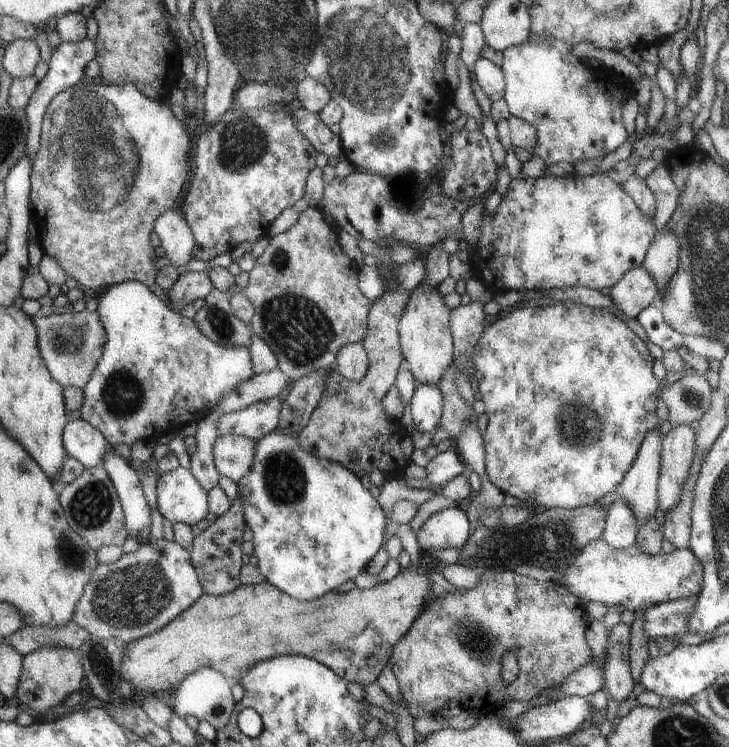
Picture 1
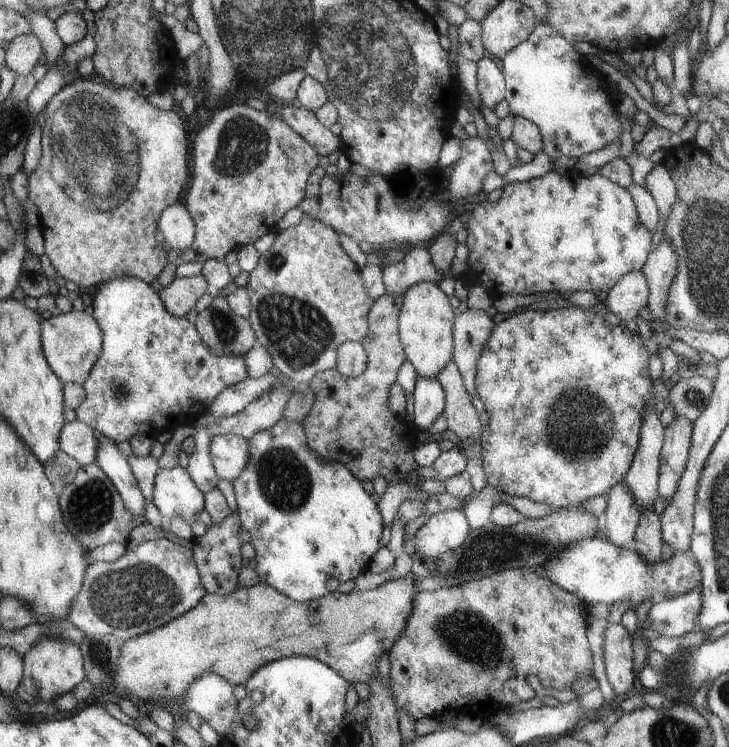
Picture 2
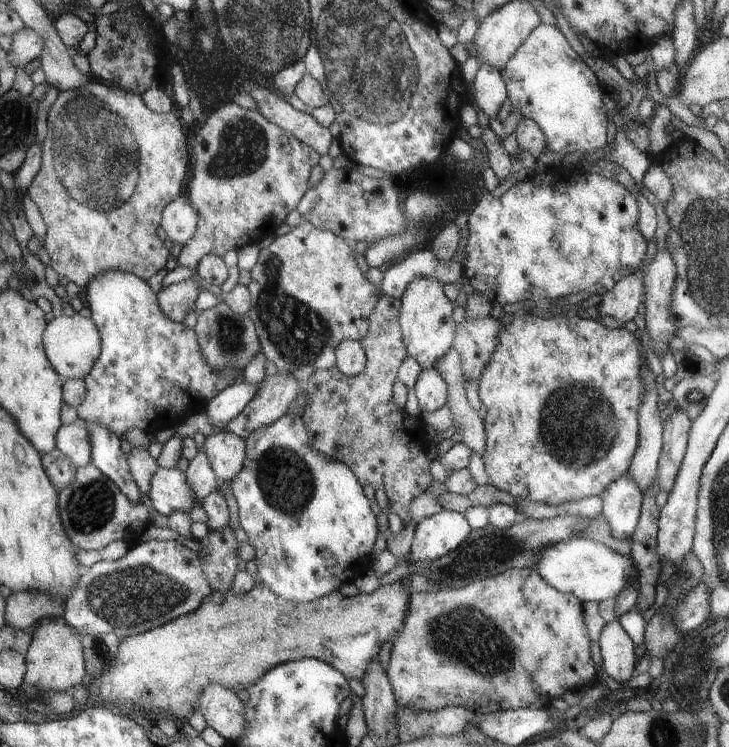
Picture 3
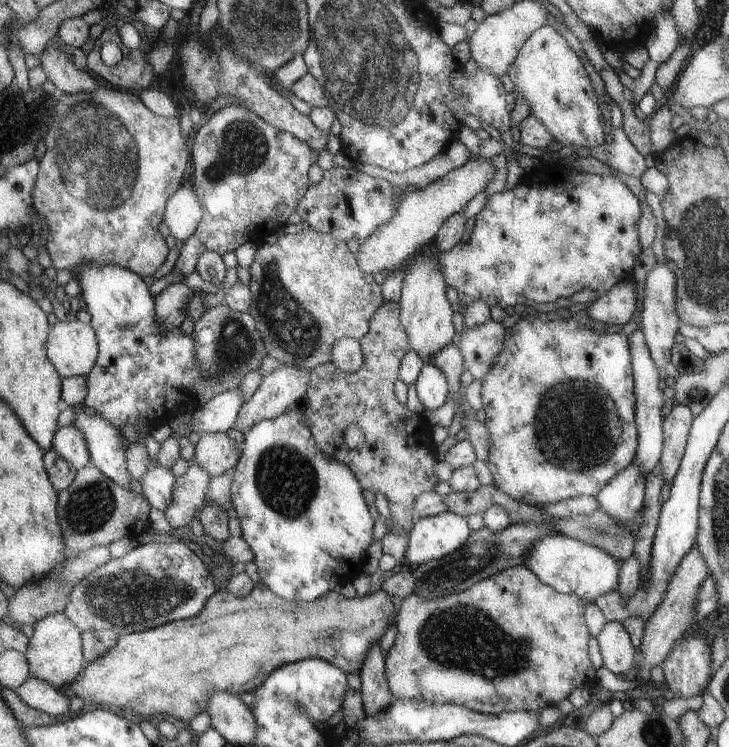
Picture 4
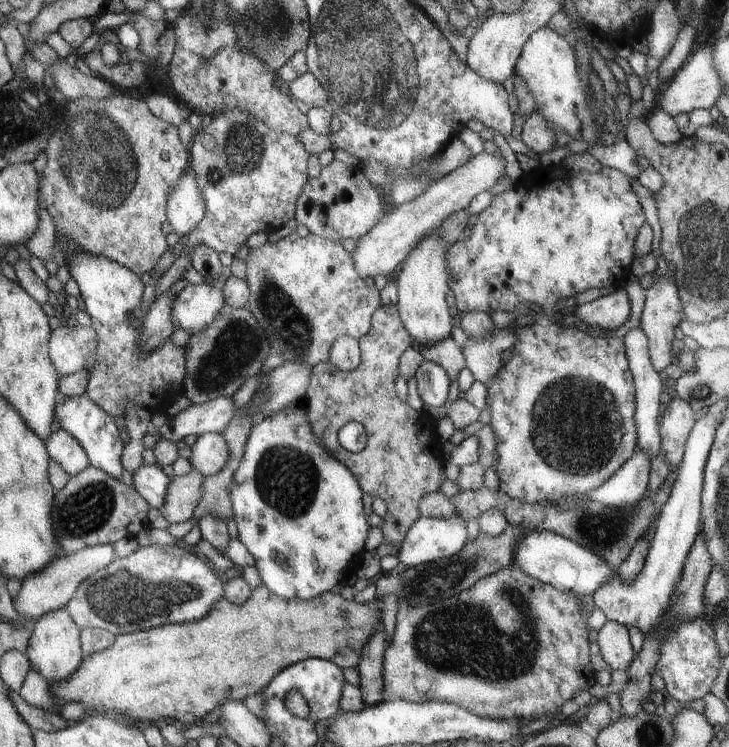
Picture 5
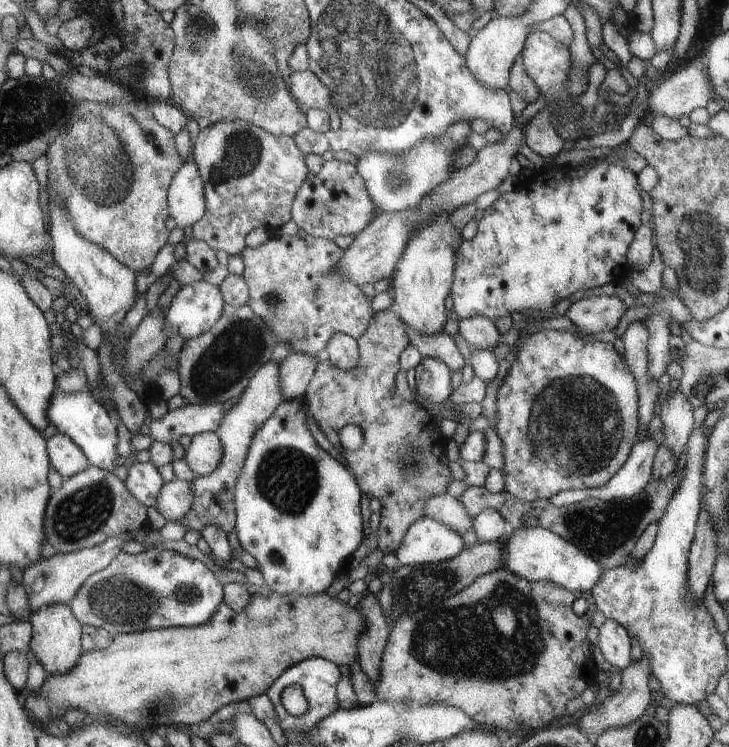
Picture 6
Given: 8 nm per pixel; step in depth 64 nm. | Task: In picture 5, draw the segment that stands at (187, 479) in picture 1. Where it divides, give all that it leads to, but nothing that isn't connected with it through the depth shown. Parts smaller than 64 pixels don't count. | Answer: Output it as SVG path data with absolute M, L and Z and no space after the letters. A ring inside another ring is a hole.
M157 463L141 464L133 475L133 487L145 498L149 505L160 508L165 504L166 489L172 480Z

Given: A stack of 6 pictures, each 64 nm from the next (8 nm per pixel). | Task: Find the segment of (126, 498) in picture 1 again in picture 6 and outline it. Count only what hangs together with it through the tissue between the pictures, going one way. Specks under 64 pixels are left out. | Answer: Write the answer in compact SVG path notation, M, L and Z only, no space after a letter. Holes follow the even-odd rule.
M56 391L50 399L46 416L52 426L56 427L63 435L69 436L88 457L90 464L113 471L116 467L114 459L118 456L118 433L114 422L108 416L105 406L94 399L89 391L65 393Z

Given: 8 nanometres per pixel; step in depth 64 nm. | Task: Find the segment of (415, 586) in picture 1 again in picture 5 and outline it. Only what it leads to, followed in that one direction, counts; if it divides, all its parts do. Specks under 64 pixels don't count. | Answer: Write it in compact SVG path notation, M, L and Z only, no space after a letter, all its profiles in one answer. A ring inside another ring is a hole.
M263 584L256 587L249 600L240 605L221 598L201 621L170 623L116 635L109 647L89 654L67 679L50 684L49 689L60 707L74 700L84 704L88 712L110 713L120 718L126 715L144 725L170 721L184 728L191 727L225 701L243 701L246 696L262 693L282 669L298 661L316 657L342 668L356 669L365 642L382 625L378 601L347 601L331 591L311 599L285 599L270 592Z

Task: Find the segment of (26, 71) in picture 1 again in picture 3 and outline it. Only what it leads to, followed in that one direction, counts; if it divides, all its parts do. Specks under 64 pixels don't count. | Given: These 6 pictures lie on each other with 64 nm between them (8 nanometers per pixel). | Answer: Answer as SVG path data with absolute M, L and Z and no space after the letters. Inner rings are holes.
M28 27L18 30L13 37L12 48L10 49L12 60L10 62L13 62L14 66L18 66L22 70L30 71L32 62L41 57L44 40Z

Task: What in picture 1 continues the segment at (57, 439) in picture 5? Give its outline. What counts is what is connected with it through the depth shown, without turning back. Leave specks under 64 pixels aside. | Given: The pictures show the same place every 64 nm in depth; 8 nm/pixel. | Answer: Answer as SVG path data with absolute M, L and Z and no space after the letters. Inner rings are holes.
M72 420L65 427L65 450L67 455L82 462L85 468L100 466L108 452L118 454L104 434L86 420Z

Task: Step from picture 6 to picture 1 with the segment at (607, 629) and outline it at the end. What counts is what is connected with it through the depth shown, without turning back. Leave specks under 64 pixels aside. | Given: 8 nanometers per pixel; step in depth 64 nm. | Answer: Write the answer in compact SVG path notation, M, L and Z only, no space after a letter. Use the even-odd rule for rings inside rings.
M619 623L608 633L608 652L606 657L606 670L604 670L604 690L611 695L612 700L619 703L626 701L635 687L634 678L632 678L629 660L629 645L631 641L631 626Z

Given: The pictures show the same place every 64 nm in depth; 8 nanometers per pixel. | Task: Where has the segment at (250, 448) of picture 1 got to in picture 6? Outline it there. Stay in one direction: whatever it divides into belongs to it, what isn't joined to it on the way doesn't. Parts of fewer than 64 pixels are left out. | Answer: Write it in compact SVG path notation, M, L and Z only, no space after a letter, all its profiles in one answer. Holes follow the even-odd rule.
M205 432L194 435L185 452L184 460L199 477L211 473L218 466L223 446L215 432Z

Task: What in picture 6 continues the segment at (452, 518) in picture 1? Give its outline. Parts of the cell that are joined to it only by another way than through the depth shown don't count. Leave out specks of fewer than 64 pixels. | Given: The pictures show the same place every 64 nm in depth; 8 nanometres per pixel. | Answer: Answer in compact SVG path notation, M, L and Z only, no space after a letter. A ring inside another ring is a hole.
M422 516L410 526L395 555L402 565L434 565L450 561L465 547L460 533L444 523Z

